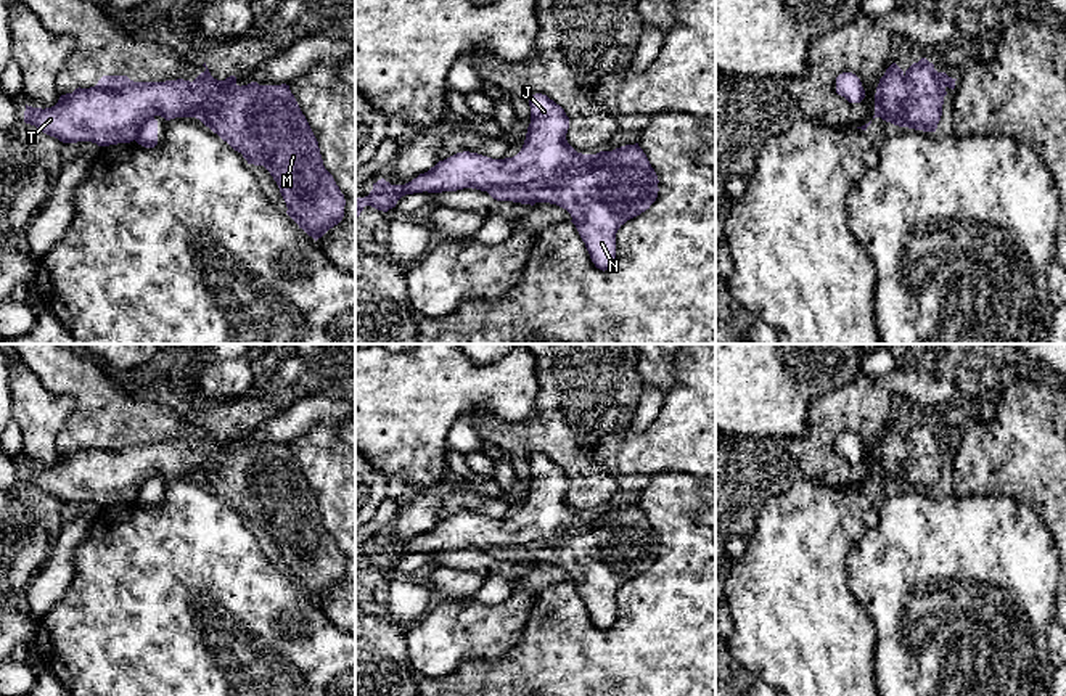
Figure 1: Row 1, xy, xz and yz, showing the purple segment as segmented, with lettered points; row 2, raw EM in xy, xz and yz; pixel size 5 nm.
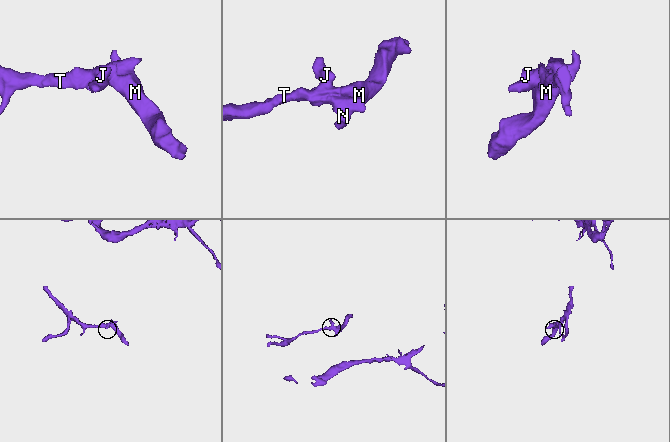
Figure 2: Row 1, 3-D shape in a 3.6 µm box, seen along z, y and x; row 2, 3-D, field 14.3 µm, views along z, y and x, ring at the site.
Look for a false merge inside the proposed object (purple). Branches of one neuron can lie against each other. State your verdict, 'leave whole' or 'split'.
split

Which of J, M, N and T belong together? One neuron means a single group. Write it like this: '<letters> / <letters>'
J T / M N

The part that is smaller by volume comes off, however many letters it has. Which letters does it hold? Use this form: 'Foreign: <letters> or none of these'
Foreign: M, N

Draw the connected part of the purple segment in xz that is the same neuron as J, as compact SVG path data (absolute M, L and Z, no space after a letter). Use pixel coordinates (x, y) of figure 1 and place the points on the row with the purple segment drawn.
M547 95L529 100L531 124L521 151L513 158L492 159L478 153L457 153L439 161L428 172L405 185L391 185L384 178L373 183L365 198L355 199L355 219L365 206L387 212L397 201L413 193L442 193L463 188L486 191L492 186L523 185L579 175L595 166L592 154L577 153L566 140L569 117Z

